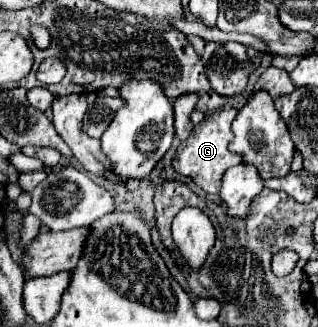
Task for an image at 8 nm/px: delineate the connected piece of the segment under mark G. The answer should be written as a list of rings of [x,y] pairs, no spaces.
[[[223,107],[223,109],[213,111],[209,117],[205,117],[201,123],[197,123],[191,129],[189,137],[181,143],[181,147],[177,149],[177,155],[173,159],[173,169],[179,175],[185,175],[185,177],[195,179],[195,183],[203,191],[207,191],[207,193],[219,193],[223,173],[229,167],[233,167],[233,165],[237,165],[237,163],[243,161],[243,157],[239,153],[229,151],[229,141],[233,141],[231,123],[237,117],[237,113],[239,111],[235,107]]]

